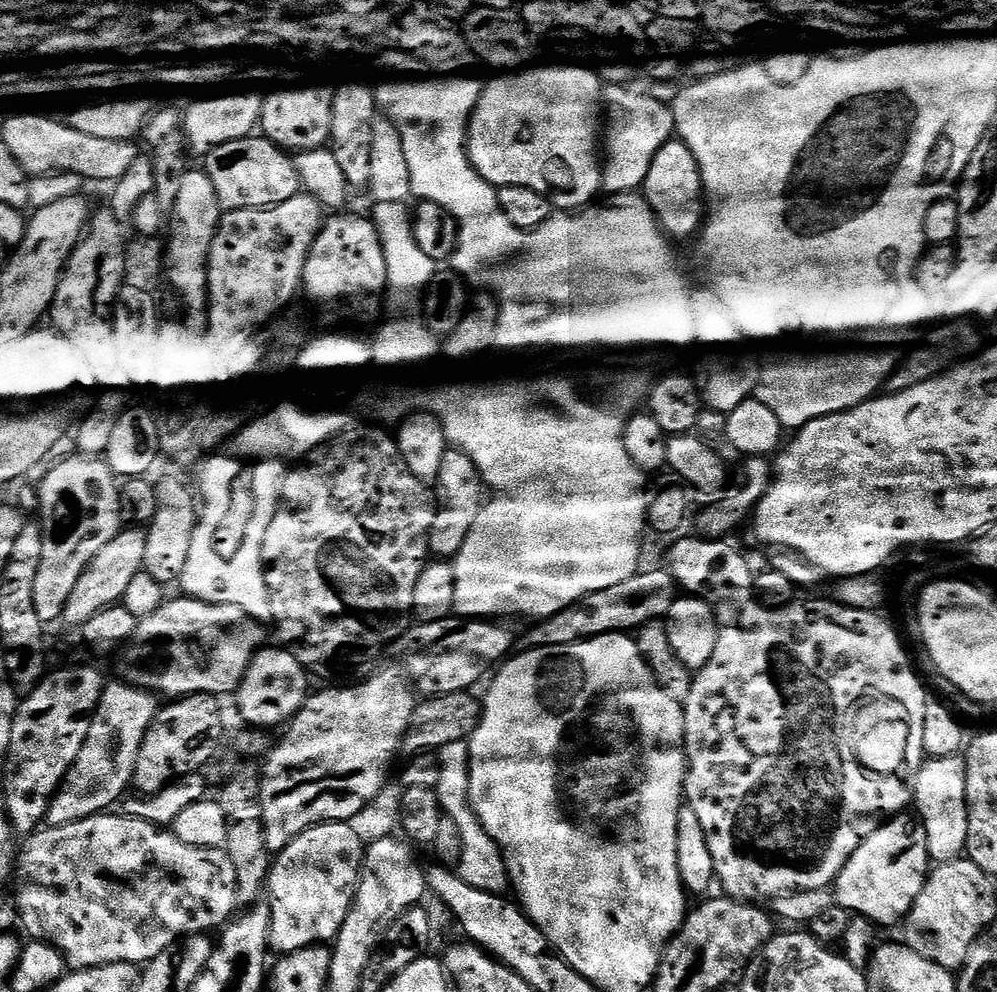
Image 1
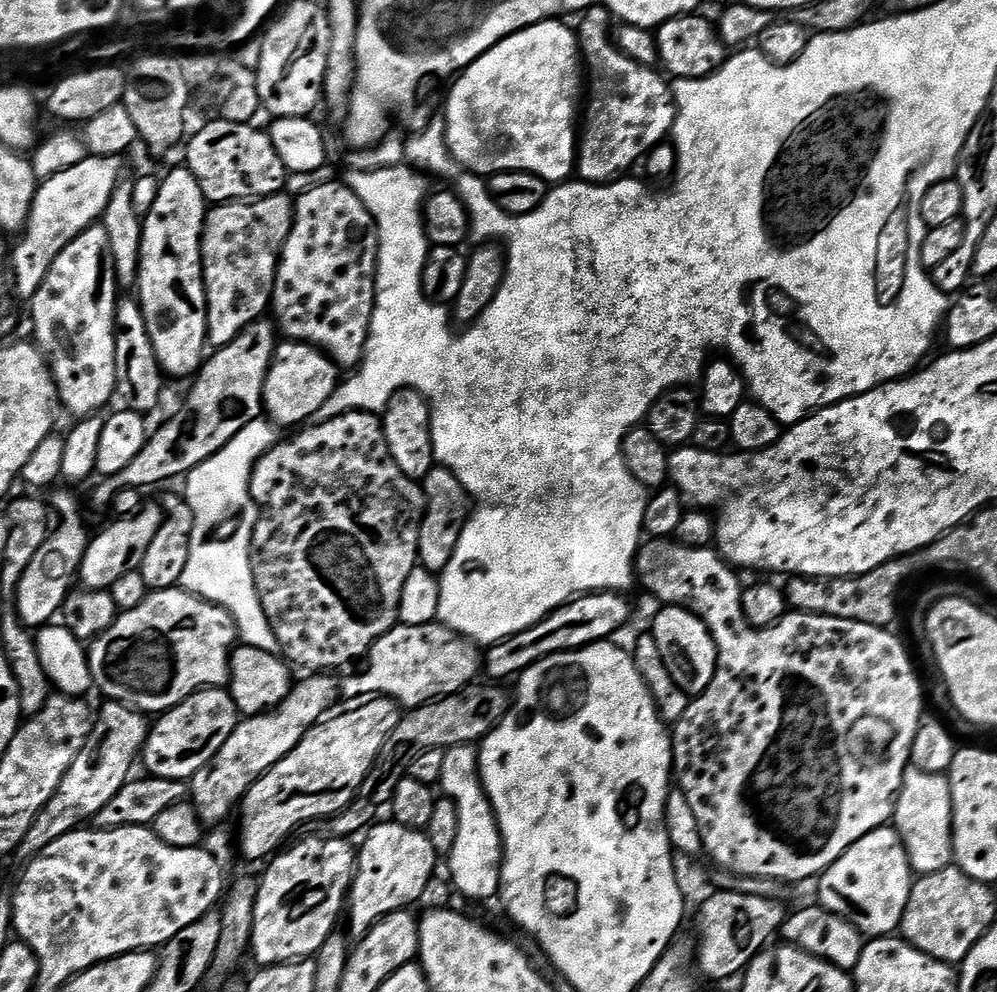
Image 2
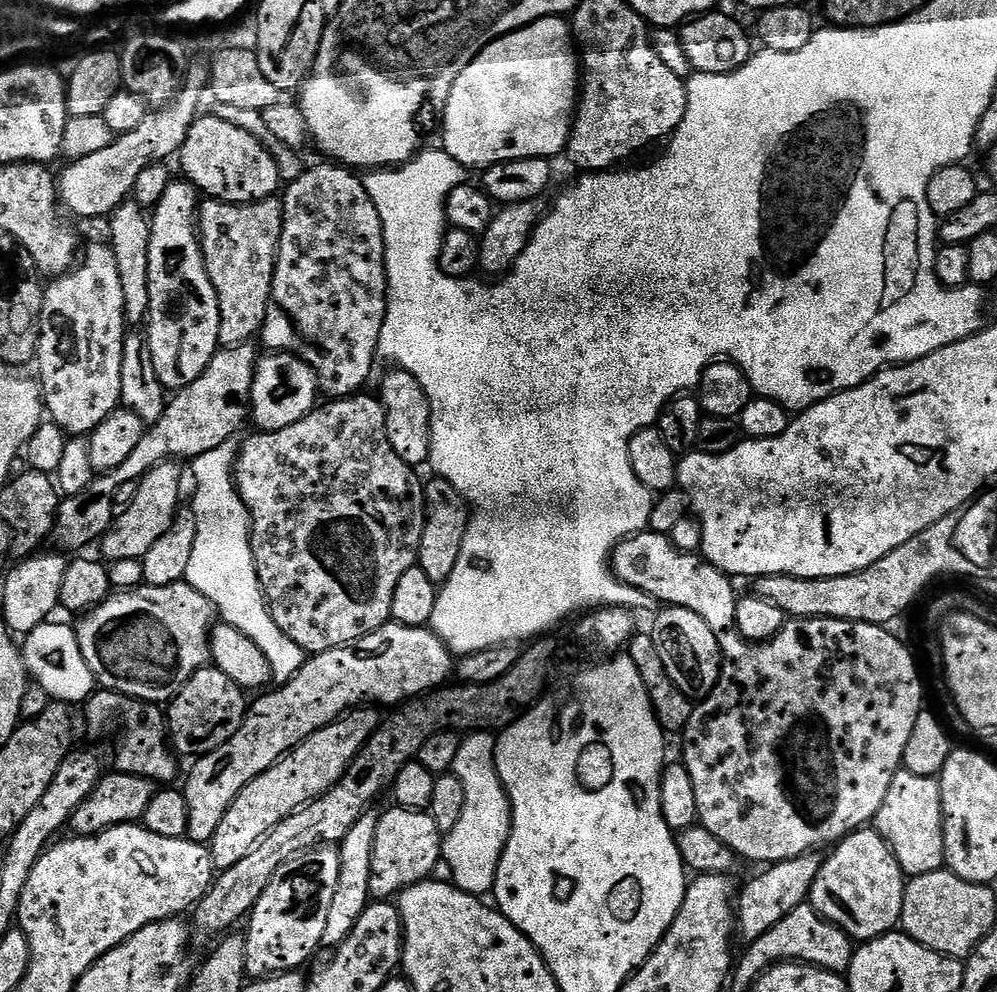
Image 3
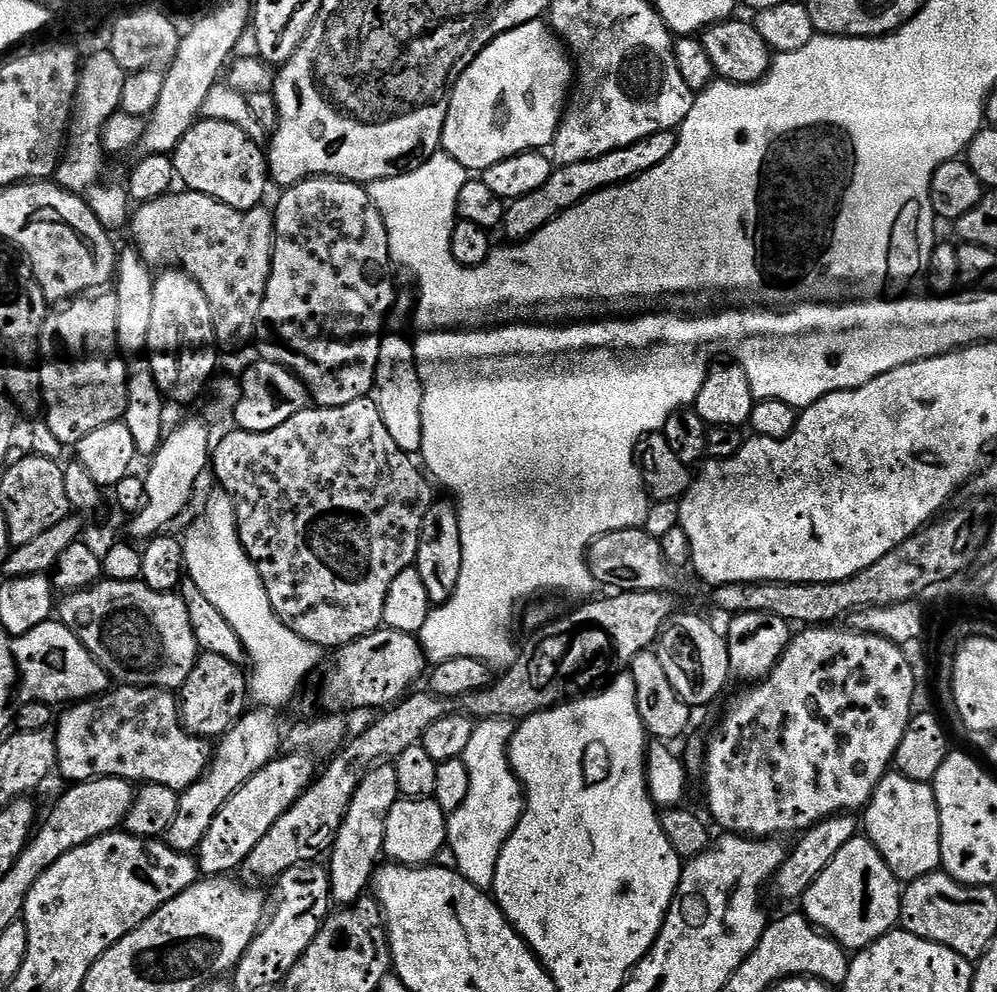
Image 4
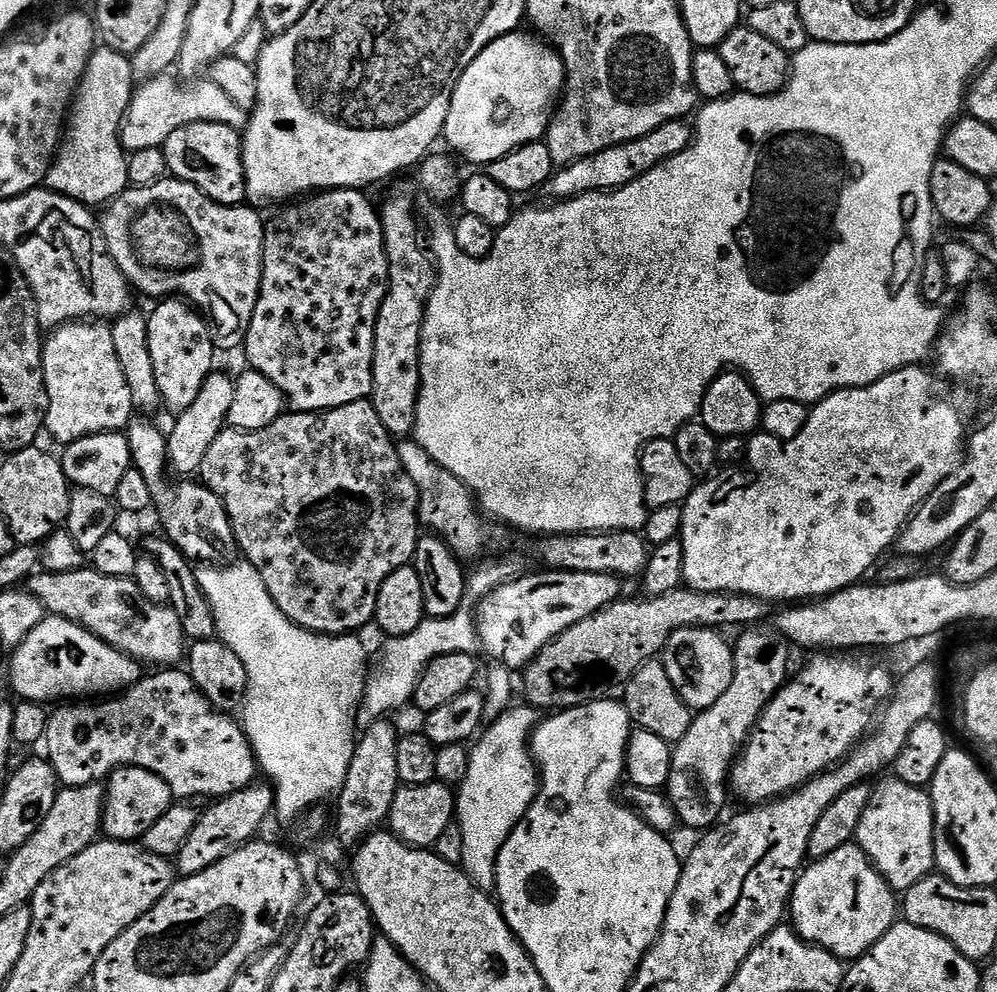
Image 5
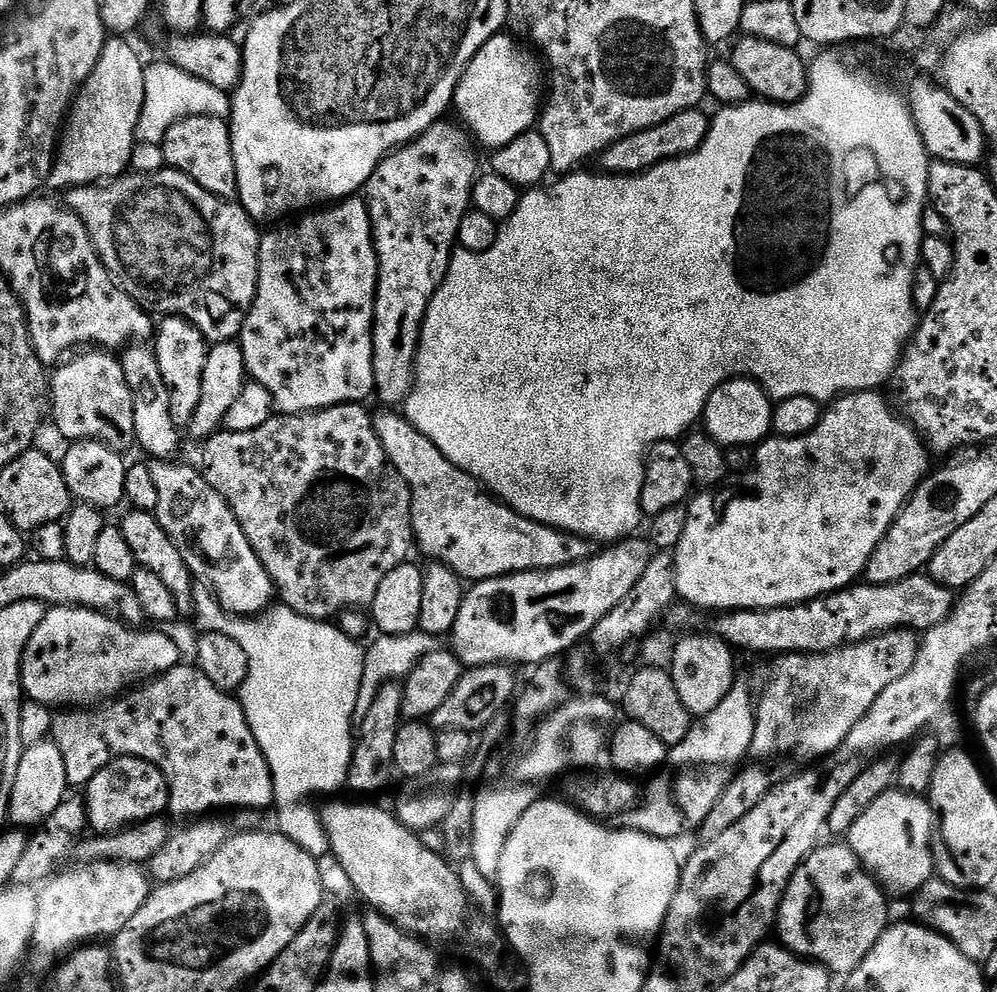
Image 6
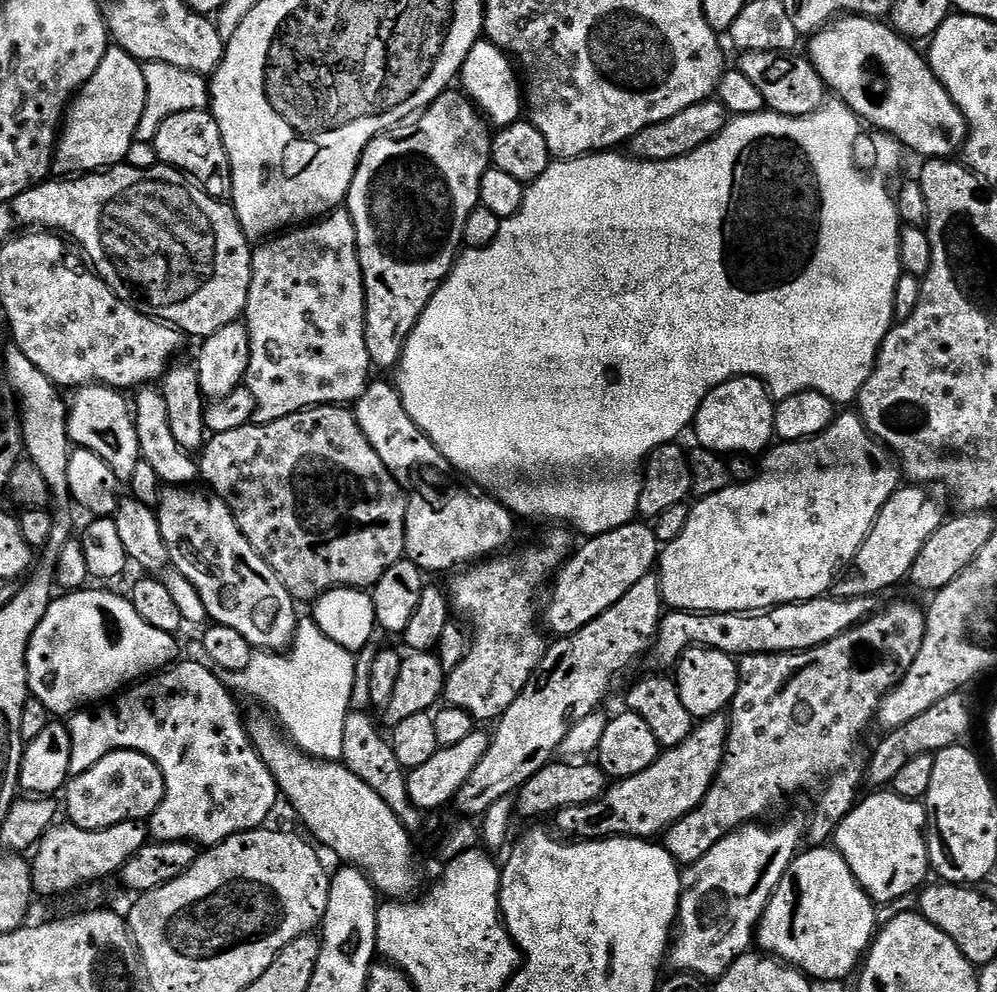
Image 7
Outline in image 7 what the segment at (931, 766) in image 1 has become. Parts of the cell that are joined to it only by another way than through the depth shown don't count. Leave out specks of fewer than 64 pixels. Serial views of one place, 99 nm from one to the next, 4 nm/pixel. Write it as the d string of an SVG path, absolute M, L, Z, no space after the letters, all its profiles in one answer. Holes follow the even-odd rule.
M876 790L871 794L873 796L865 795L856 807L850 810L850 814L846 814L846 818L840 821L834 833L834 847L845 859L845 864L852 871L853 878L864 888L864 893L877 905L883 906L910 895L912 891L915 893L929 879L927 876L930 876L930 865L926 835L928 810L921 801L907 800L891 790Z

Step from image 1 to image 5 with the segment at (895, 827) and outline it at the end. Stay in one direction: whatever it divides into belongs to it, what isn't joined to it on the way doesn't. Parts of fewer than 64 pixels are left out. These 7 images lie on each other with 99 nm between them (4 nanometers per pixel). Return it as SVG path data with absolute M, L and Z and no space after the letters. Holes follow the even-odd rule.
M853 842L842 846L838 850L834 850L834 854L826 854L826 858L821 860L812 860L801 871L800 875L796 878L796 884L792 887L792 898L790 901L790 924L795 928L796 933L804 940L806 944L817 944L820 948L826 949L830 954L834 954L839 960L845 962L855 962L860 959L861 956L871 952L872 947L880 941L886 933L892 929L893 924L898 920L898 896L893 892L889 884L884 881L882 874L873 866L868 860L867 854L861 850L859 844Z

